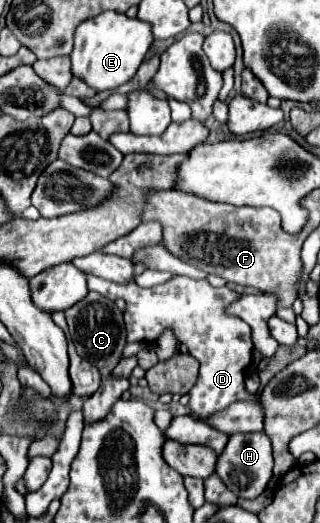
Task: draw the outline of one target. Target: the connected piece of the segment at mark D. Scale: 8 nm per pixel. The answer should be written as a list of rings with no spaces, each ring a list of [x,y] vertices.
[[[88,275],[88,289],[104,297],[122,297],[126,301],[124,323],[128,343],[142,341],[152,345],[166,329],[174,329],[174,337],[178,337],[188,353],[200,363],[200,377],[190,391],[188,403],[192,413],[208,417],[226,409],[234,401],[254,401],[254,395],[244,389],[244,375],[252,363],[252,329],[240,317],[226,313],[228,305],[240,297],[236,291],[228,287],[214,289],[206,279],[196,281],[190,277],[172,277],[162,285],[142,289],[132,281],[118,285],[94,275]]]

